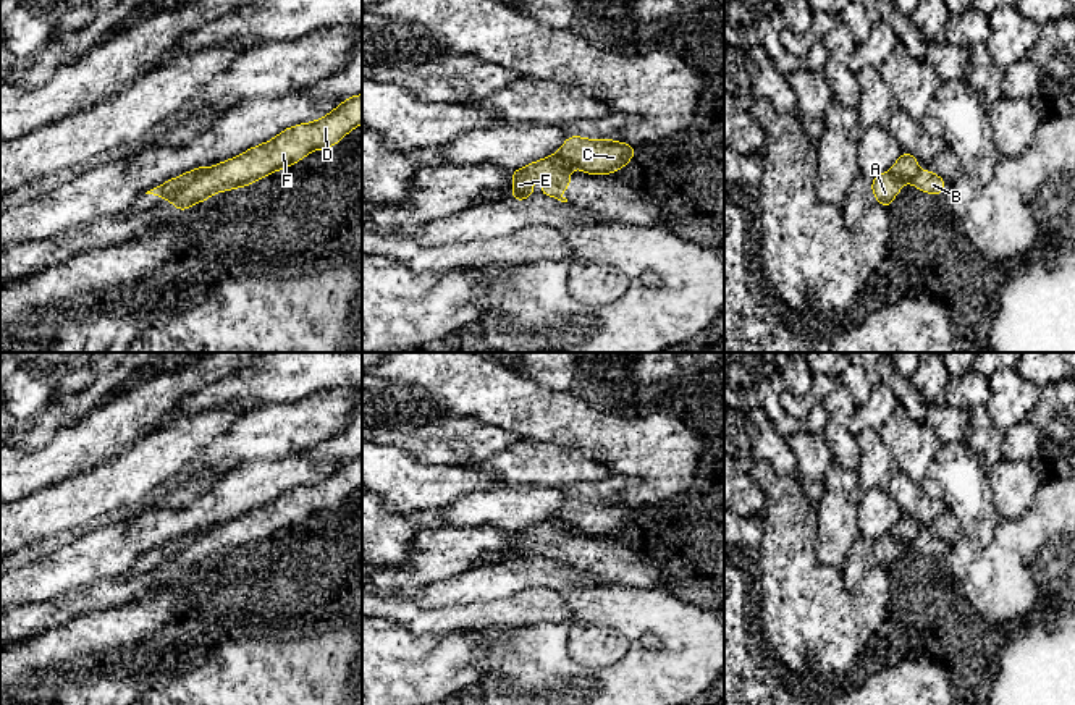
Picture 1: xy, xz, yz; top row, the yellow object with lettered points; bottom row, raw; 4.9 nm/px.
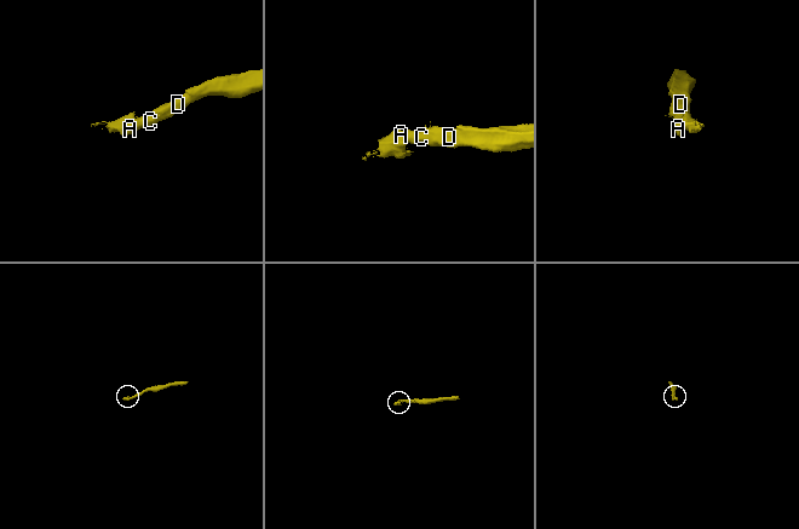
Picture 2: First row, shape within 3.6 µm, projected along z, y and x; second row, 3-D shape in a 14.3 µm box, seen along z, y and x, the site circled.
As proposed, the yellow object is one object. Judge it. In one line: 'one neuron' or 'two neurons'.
two neurons

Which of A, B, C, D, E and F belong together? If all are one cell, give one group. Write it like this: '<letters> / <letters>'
A C D F / B E

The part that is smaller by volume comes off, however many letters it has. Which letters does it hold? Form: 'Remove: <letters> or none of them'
Remove: B, E

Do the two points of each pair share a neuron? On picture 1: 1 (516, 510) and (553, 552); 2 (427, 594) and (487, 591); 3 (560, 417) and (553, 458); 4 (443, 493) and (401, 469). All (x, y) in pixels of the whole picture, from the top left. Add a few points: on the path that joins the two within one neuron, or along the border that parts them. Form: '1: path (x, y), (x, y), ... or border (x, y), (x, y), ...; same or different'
1: border (553, 516), (511, 532); different
2: path (442, 594), (472, 591); same
3: border (521, 437), (574, 447), (590, 460); different
4: path (434, 487), (421, 487), (411, 477); same

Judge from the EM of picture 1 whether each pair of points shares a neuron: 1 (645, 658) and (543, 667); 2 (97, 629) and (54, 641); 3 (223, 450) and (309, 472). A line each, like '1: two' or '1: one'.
1: one
2: one
3: two

